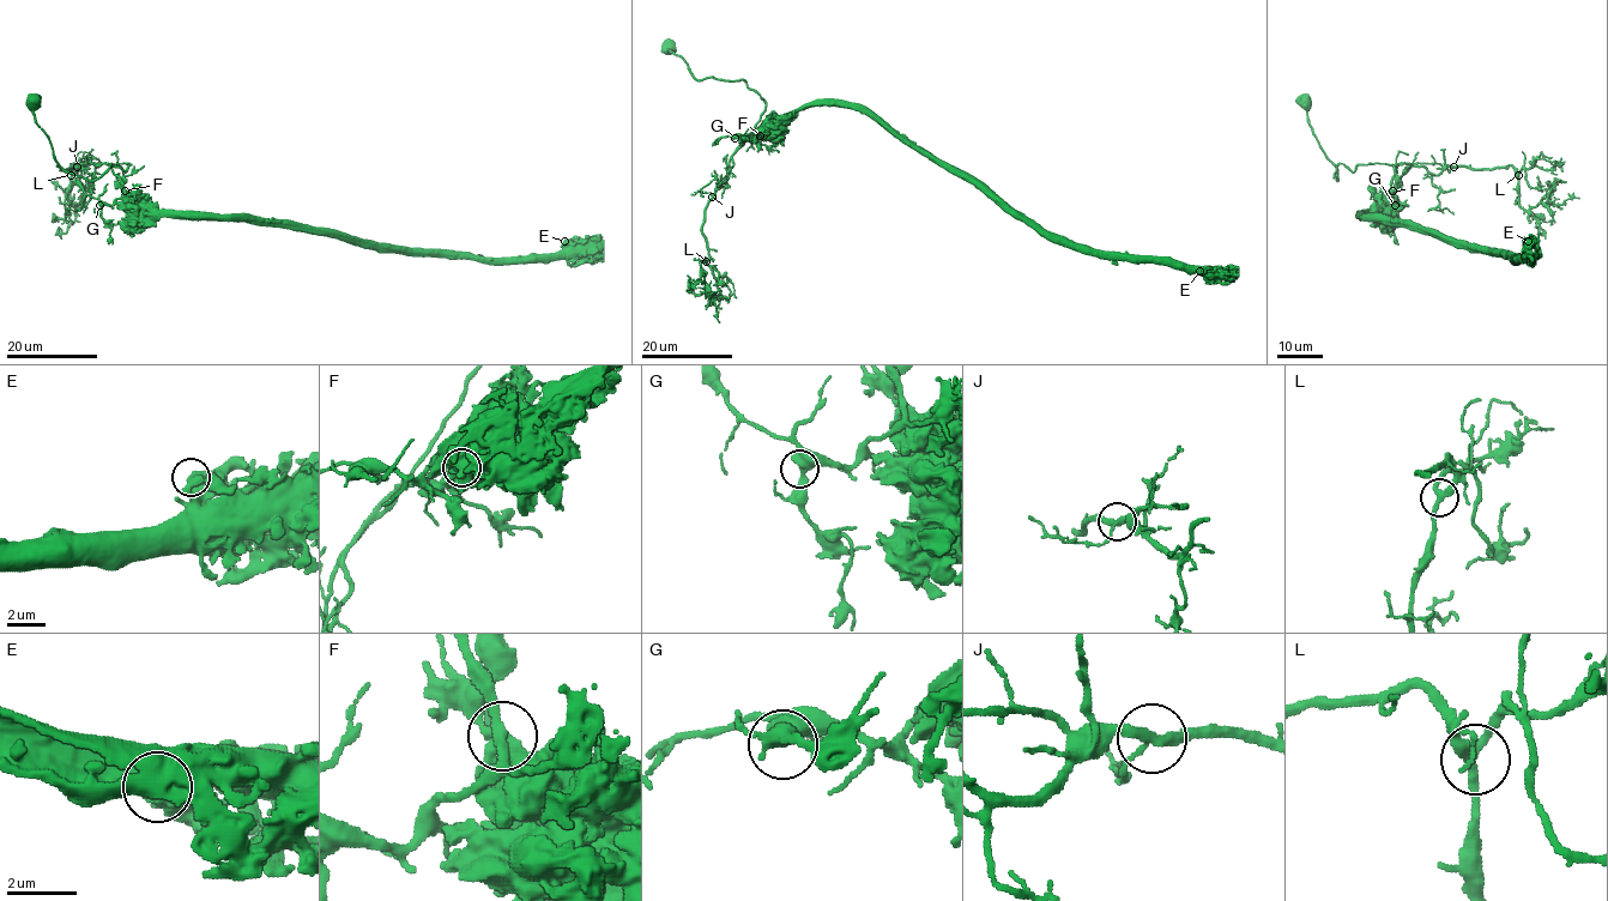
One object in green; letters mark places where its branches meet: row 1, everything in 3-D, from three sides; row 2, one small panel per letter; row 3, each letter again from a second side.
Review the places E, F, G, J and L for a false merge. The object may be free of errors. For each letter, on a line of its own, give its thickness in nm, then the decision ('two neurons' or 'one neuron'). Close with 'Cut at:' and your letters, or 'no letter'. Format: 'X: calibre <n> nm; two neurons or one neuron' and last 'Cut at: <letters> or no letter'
E: calibre 440 nm; one neuron
F: calibre 400 nm; two neurons
G: calibre 460 nm; one neuron
J: calibre 240 nm; one neuron
L: calibre 280 nm; one neuron
Cut at: F

